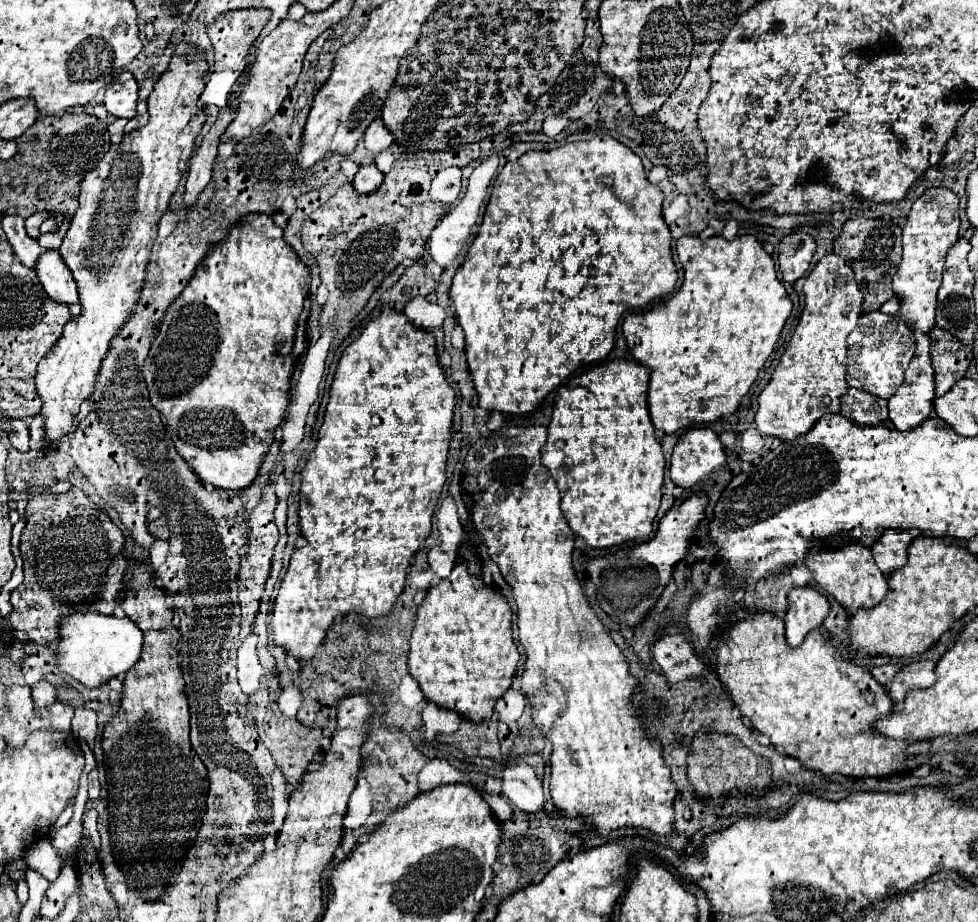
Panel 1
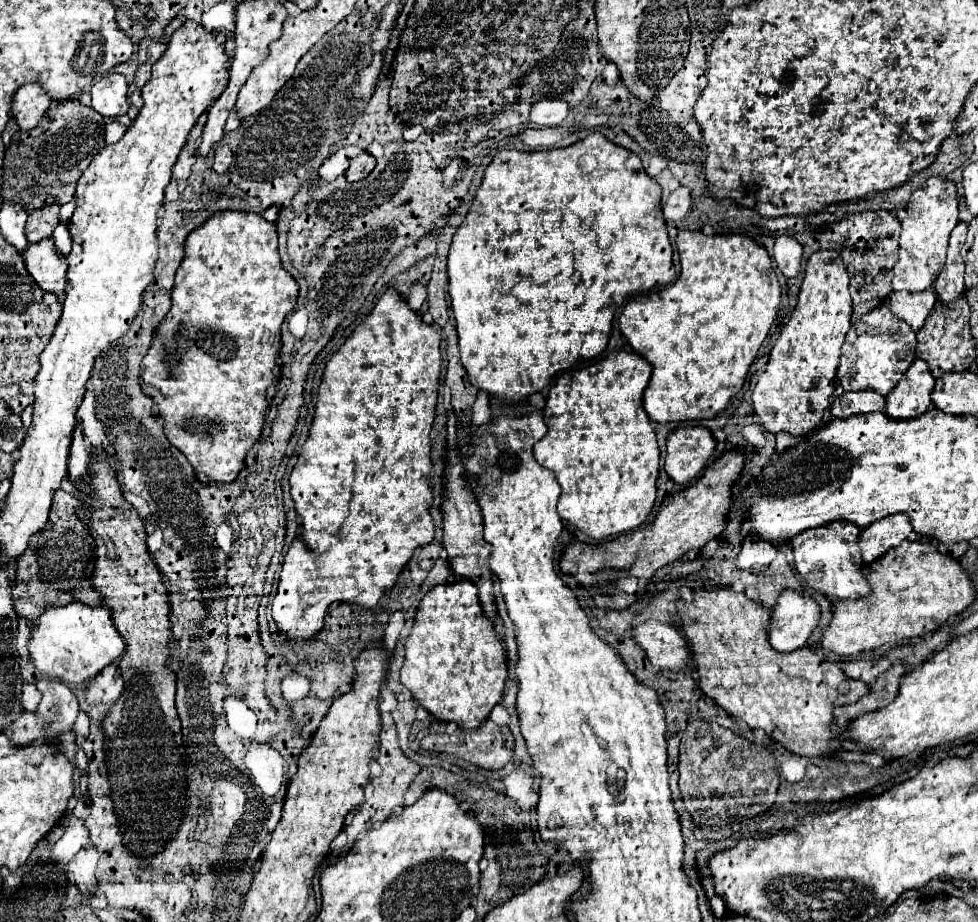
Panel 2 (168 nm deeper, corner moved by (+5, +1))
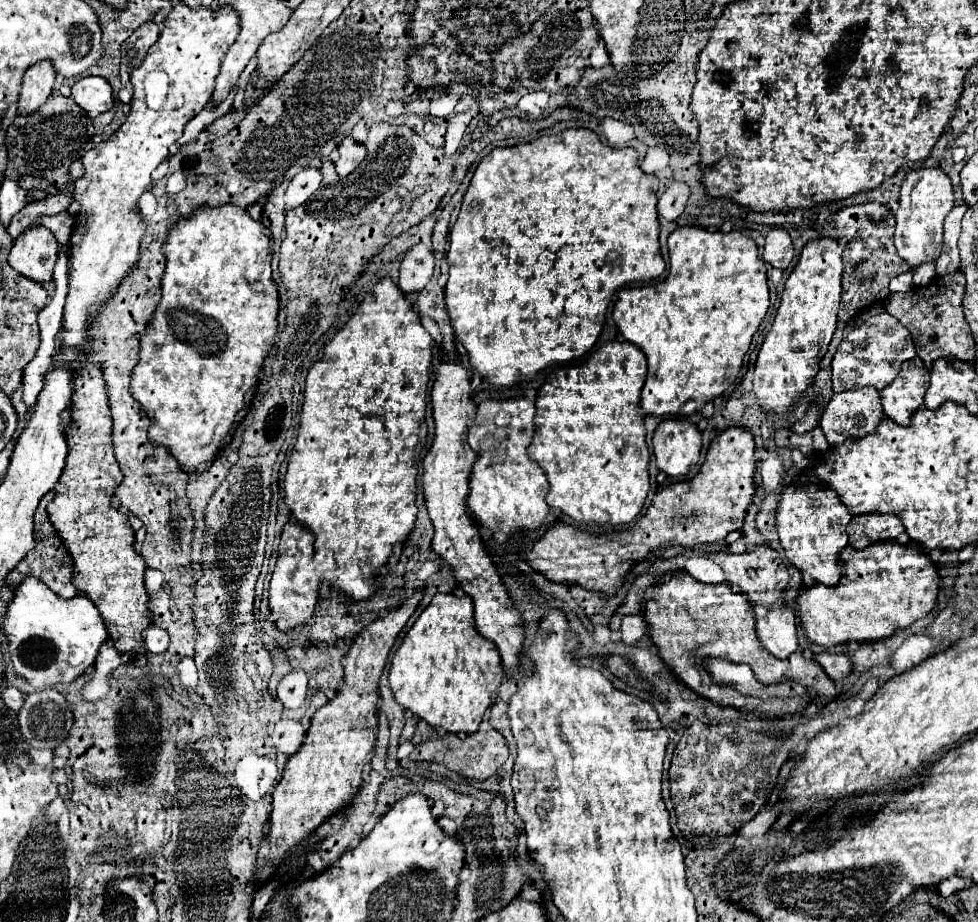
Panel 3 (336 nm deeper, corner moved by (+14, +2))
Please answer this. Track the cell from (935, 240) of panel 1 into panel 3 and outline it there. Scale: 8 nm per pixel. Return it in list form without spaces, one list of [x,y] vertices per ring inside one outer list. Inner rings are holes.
[[[917,169],[911,171],[903,185],[901,185],[901,197],[899,197],[899,209],[895,211],[895,247],[901,259],[909,263],[909,271],[901,273],[891,279],[889,291],[909,291],[913,289],[913,271],[915,267],[935,261],[937,255],[941,255],[941,243],[943,243],[943,221],[953,209],[953,187],[951,179],[939,171],[939,169]]]

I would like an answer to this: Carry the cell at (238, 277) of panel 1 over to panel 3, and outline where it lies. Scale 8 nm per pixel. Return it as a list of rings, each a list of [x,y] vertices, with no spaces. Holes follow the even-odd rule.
[[[221,205],[221,207],[201,207],[199,211],[195,211],[189,219],[181,219],[181,223],[177,223],[167,237],[167,243],[163,245],[163,253],[167,257],[167,269],[163,273],[161,279],[161,291],[163,297],[157,305],[157,311],[153,313],[149,327],[145,331],[145,335],[141,337],[141,355],[139,355],[139,363],[133,369],[133,377],[131,377],[131,395],[143,405],[145,413],[151,421],[149,427],[149,439],[151,443],[157,445],[165,445],[171,455],[179,461],[179,465],[183,469],[189,467],[197,467],[201,463],[211,465],[217,455],[221,453],[221,449],[227,445],[229,435],[235,429],[235,417],[237,413],[245,407],[245,395],[249,389],[253,389],[257,385],[257,375],[261,371],[263,359],[267,357],[271,345],[273,345],[273,337],[277,333],[277,313],[279,313],[279,291],[277,285],[271,277],[271,231],[261,223],[261,221],[253,221],[249,217],[249,213],[241,207],[233,207],[233,205]]]

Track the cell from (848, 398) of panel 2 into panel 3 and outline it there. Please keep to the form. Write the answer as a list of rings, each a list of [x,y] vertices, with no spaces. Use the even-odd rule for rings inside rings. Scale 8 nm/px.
[[[873,387],[833,393],[821,417],[821,429],[829,445],[843,443],[847,437],[861,437],[867,435],[867,431],[875,431],[877,421],[885,417],[879,399],[879,391]]]

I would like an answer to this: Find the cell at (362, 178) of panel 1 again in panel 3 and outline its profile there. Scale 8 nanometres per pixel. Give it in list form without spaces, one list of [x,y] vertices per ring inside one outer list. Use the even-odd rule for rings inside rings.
[[[345,137],[339,143],[337,151],[339,151],[339,159],[335,163],[335,169],[337,169],[339,177],[353,173],[359,167],[359,163],[365,159],[365,153],[367,153],[365,151],[365,145],[355,143],[351,137]]]

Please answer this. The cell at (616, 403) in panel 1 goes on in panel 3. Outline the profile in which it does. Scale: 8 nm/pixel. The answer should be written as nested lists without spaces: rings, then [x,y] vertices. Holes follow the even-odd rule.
[[[605,343],[585,359],[575,359],[557,367],[537,393],[535,437],[529,445],[529,457],[547,473],[551,491],[547,503],[561,509],[573,521],[589,527],[621,527],[633,521],[647,499],[649,449],[645,443],[643,417],[639,415],[639,391],[647,373],[643,351],[631,343]]]

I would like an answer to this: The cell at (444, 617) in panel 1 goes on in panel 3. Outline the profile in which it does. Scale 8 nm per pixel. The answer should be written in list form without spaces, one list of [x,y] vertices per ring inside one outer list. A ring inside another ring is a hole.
[[[437,593],[413,627],[407,631],[401,647],[391,659],[389,687],[397,703],[409,709],[419,719],[433,727],[443,727],[449,733],[475,733],[483,713],[491,707],[497,687],[503,679],[503,665],[499,651],[493,641],[479,635],[473,623],[473,601],[469,595],[461,593]]]

